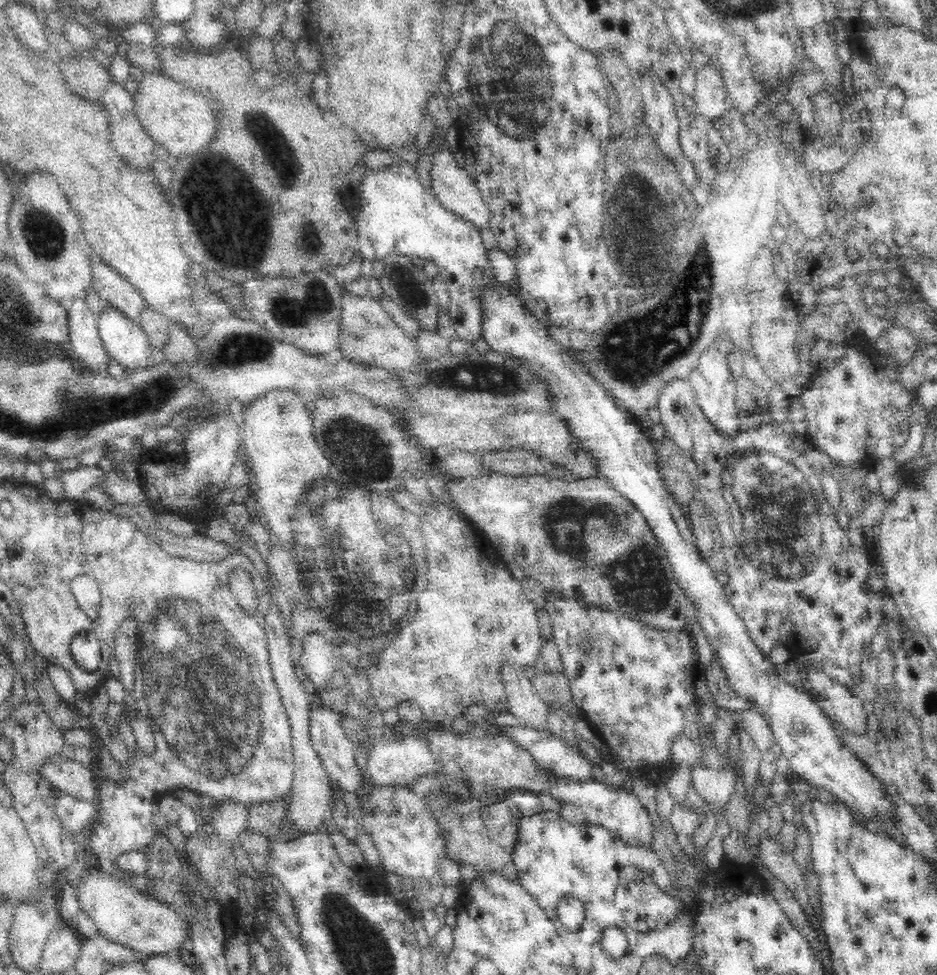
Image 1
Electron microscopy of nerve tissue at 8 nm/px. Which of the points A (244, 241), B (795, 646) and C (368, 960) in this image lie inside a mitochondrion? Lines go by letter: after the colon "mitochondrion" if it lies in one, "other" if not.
A: mitochondrion
B: other
C: mitochondrion

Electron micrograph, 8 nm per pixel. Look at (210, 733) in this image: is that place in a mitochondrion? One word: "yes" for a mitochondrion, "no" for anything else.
yes

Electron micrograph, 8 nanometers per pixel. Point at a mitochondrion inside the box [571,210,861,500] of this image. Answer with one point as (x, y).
(634, 352)

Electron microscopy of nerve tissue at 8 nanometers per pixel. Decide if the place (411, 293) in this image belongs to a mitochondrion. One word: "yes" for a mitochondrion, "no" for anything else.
yes

